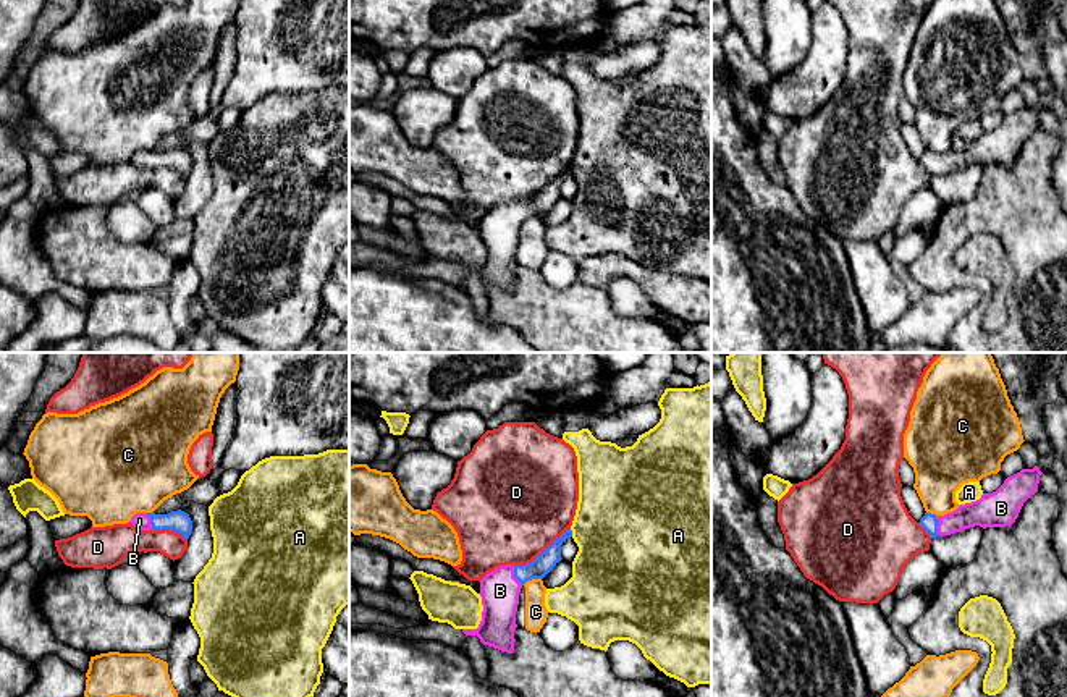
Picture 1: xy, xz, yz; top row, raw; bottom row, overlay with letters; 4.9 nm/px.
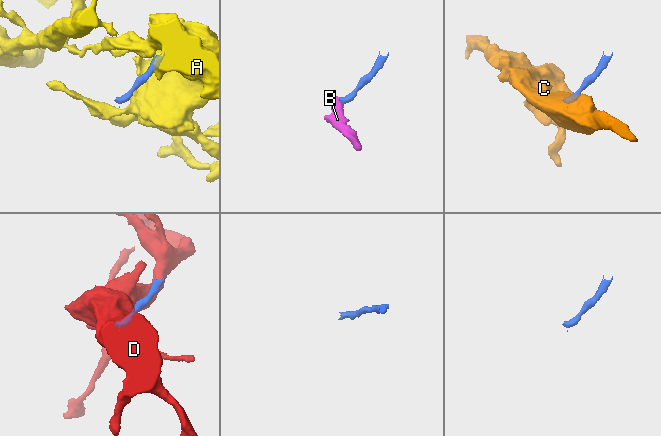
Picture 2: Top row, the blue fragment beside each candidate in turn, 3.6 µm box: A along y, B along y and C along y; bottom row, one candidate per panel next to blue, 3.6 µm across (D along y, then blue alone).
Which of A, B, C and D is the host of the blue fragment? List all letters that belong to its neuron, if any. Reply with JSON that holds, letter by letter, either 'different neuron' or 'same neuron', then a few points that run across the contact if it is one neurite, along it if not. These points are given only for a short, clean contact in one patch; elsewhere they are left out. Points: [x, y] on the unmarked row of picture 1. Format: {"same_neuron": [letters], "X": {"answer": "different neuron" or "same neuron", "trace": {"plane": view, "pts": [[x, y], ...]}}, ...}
{"same_neuron": ["B"], "A": {"answer": "different neuron"}, "B": {"answer": "same neuron", "trace": {"plane": "xz", "pts": [[545, 199], [537, 207], [514, 212], [500, 228]]}}, "C": {"answer": "different neuron", "trace": {"plane": "xz", "pts": [[540, 215], [532, 215], [522, 222]]}}, "D": {"answer": "different neuron"}}

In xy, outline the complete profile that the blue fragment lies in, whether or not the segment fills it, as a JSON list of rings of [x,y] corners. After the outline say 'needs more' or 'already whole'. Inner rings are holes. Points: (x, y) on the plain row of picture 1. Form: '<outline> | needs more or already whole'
[[[181,147],[171,149],[168,152],[136,150],[129,160],[141,168],[175,168],[184,176],[189,176],[192,170],[191,155]]] | needs more

